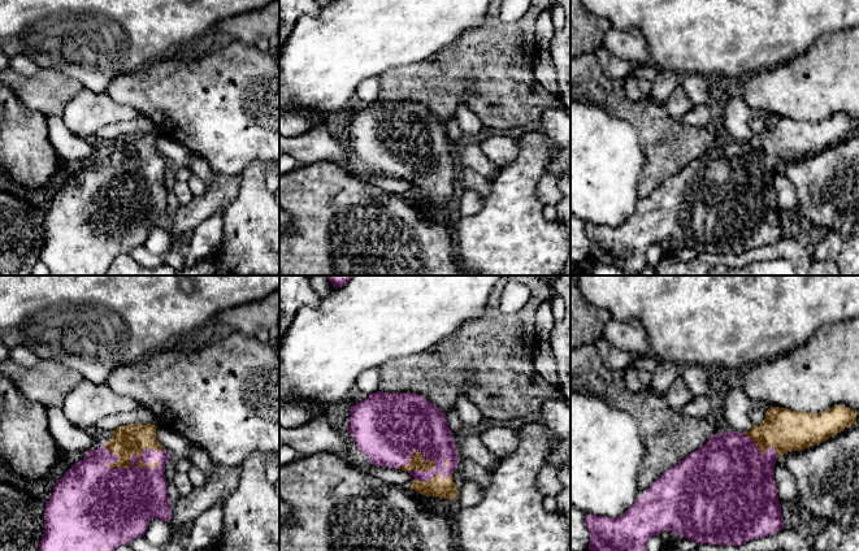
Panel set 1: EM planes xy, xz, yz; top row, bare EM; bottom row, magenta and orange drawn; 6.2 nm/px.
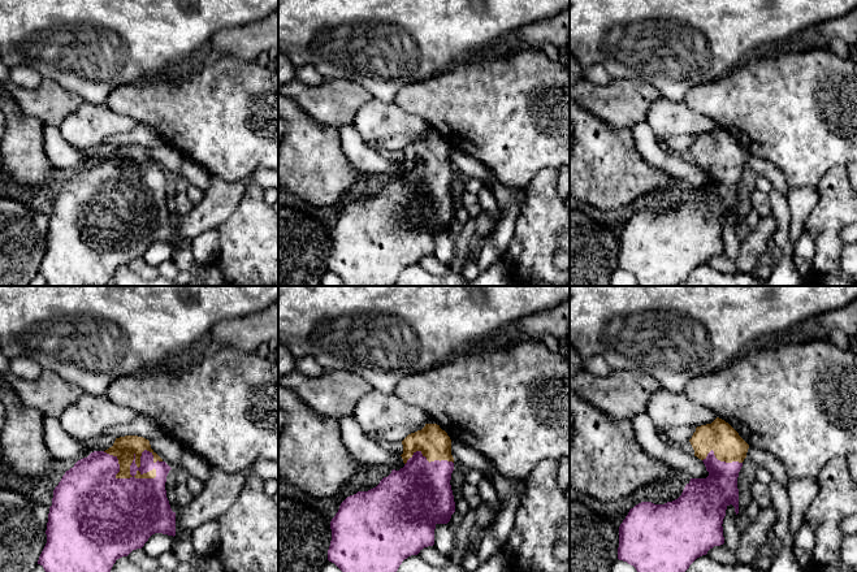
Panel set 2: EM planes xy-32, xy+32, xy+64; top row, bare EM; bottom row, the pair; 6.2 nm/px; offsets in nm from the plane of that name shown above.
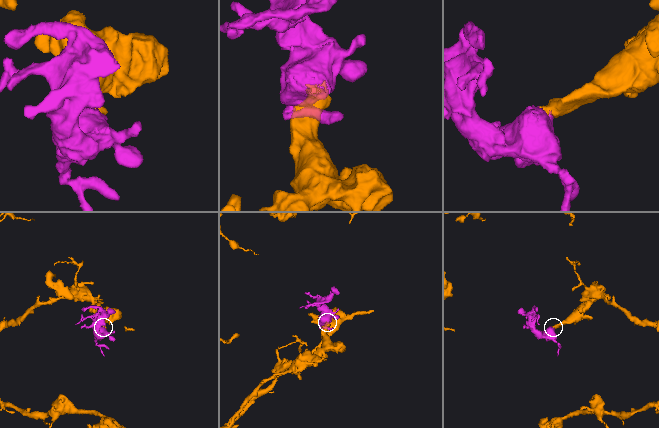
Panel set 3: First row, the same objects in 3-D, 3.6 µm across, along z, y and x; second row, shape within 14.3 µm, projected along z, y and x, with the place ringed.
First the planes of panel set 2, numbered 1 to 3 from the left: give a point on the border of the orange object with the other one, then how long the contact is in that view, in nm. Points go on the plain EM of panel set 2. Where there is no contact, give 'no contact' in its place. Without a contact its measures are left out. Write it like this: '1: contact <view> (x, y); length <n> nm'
1: contact xy-32 (133, 185); length 380 nm
2: contact xy+32 (427, 169); length 300 nm
3: contact xy+64 (719, 169); length 240 nm

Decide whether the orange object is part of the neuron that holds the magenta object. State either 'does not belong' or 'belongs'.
belongs

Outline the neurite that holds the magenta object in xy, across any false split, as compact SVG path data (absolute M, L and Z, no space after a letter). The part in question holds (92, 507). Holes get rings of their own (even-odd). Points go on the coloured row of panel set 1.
M130 424L113 430L112 439L77 461L55 486L44 509L39 551L114 551L143 537L151 519L172 519L165 464L169 454L156 439L157 426Z

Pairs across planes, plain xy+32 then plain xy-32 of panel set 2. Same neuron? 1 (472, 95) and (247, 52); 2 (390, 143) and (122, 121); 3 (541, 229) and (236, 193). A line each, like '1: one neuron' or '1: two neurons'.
1: two neurons
2: two neurons
3: two neurons

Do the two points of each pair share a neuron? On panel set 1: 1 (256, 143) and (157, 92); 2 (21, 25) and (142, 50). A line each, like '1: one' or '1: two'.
1: one
2: one

